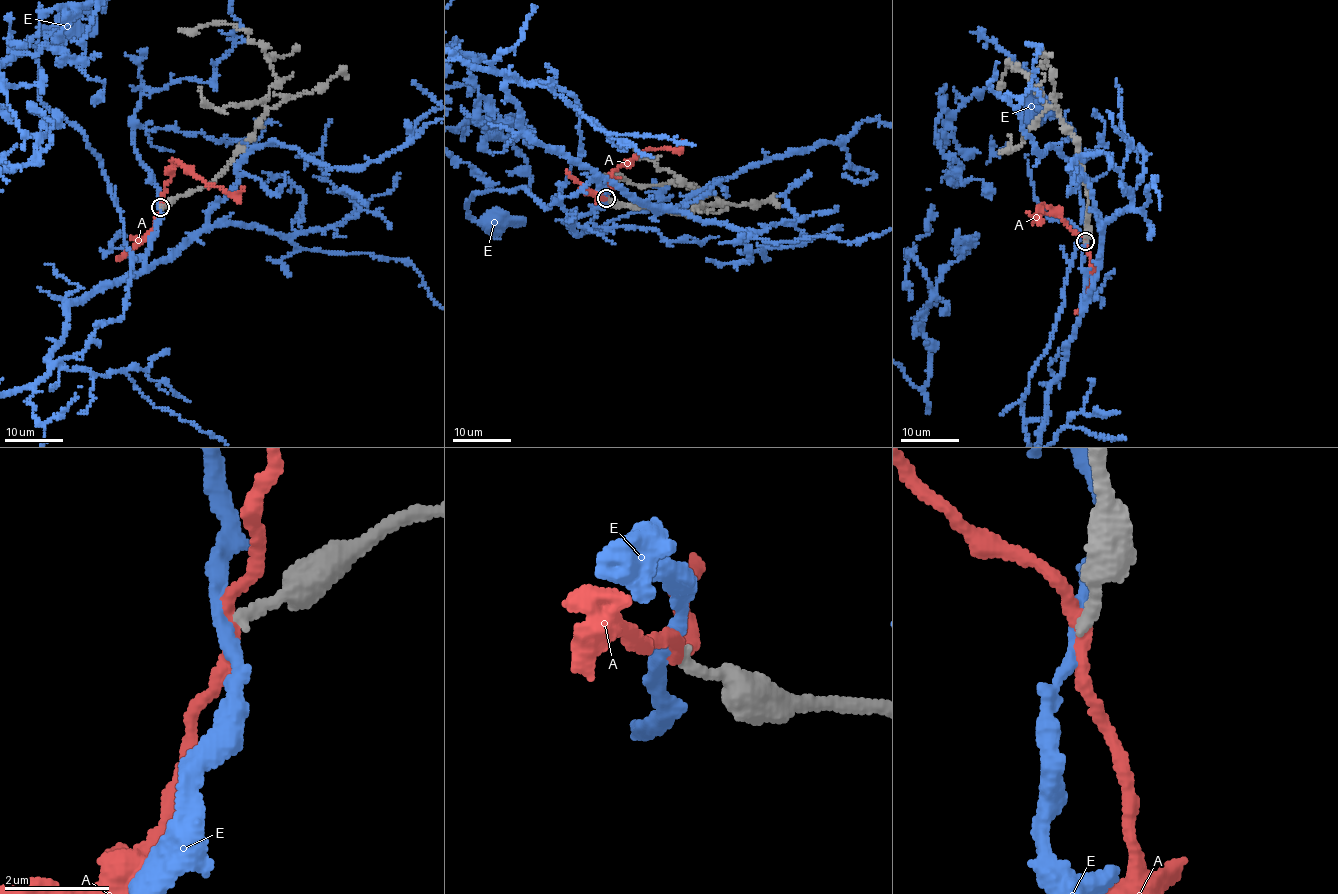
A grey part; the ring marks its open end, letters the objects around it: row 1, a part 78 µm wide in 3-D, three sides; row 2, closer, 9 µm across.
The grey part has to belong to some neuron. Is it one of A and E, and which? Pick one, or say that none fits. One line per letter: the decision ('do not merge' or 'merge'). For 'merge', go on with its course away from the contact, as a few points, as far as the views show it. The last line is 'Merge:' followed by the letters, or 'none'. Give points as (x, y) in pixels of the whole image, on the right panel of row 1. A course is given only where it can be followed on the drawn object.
A: do not merge
E: do not merge
Merge: none

